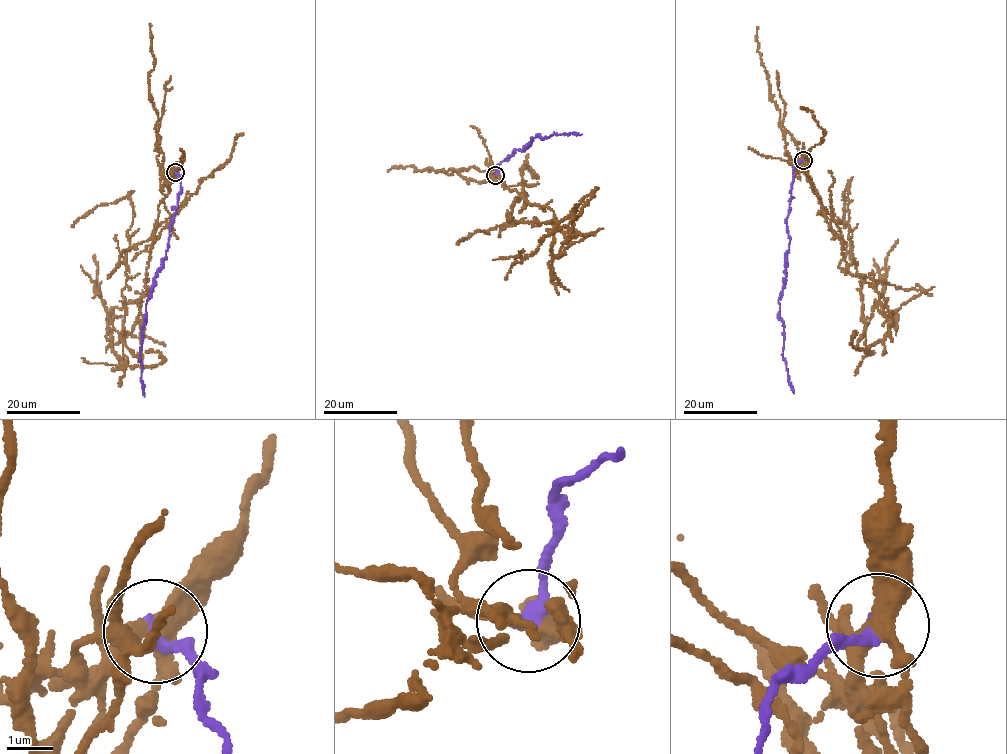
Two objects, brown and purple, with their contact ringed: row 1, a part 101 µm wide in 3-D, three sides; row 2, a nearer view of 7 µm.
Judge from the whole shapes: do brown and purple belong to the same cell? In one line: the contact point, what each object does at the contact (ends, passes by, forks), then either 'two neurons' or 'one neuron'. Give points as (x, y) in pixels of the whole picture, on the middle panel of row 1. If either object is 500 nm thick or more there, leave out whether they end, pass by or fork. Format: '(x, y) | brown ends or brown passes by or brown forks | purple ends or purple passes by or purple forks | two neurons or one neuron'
(495, 175) | brown forks | purple ends | two neurons

